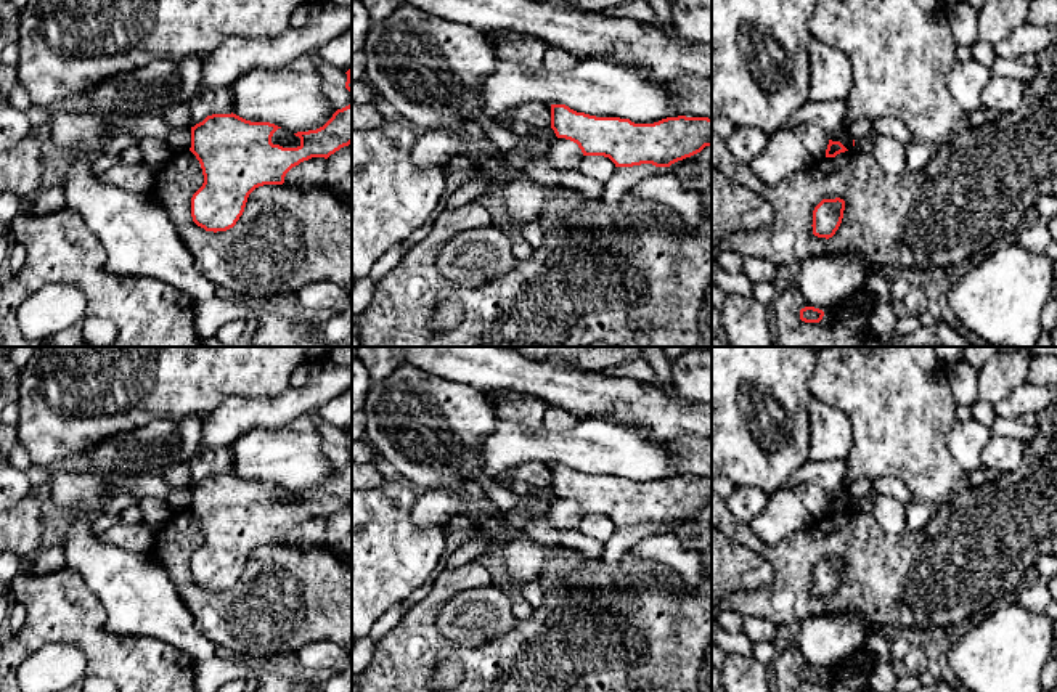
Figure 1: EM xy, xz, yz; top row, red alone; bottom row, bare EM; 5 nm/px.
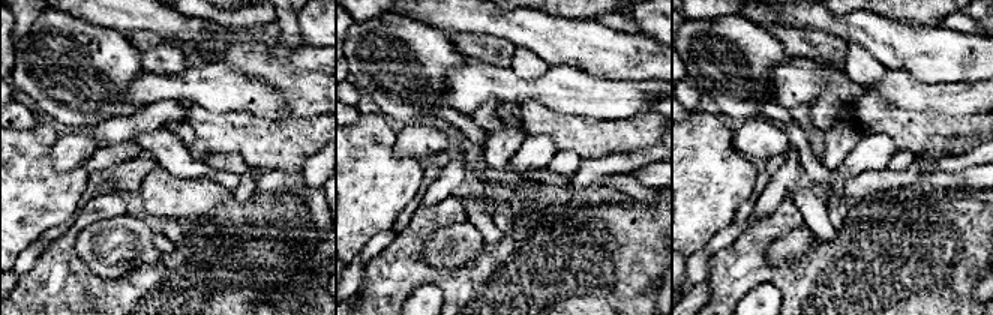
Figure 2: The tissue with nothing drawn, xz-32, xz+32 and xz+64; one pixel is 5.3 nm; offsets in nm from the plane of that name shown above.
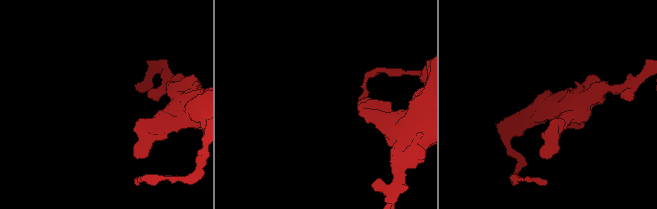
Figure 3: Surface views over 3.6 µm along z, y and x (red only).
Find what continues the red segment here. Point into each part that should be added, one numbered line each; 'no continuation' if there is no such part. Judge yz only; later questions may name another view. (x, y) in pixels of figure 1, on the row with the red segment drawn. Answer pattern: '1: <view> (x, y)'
no continuation

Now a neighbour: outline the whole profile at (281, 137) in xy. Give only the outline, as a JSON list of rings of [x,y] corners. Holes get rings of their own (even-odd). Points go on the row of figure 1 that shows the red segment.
[[[278,128],[271,136],[271,143],[283,148],[297,148],[300,146],[300,138],[286,128]]]

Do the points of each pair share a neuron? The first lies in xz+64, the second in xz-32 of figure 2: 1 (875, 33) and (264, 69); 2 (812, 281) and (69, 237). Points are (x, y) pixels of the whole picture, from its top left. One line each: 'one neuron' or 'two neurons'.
1: two neurons
2: one neuron

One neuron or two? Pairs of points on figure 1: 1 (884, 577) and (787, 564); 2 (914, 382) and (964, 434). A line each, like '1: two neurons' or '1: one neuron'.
1: one neuron
2: two neurons

